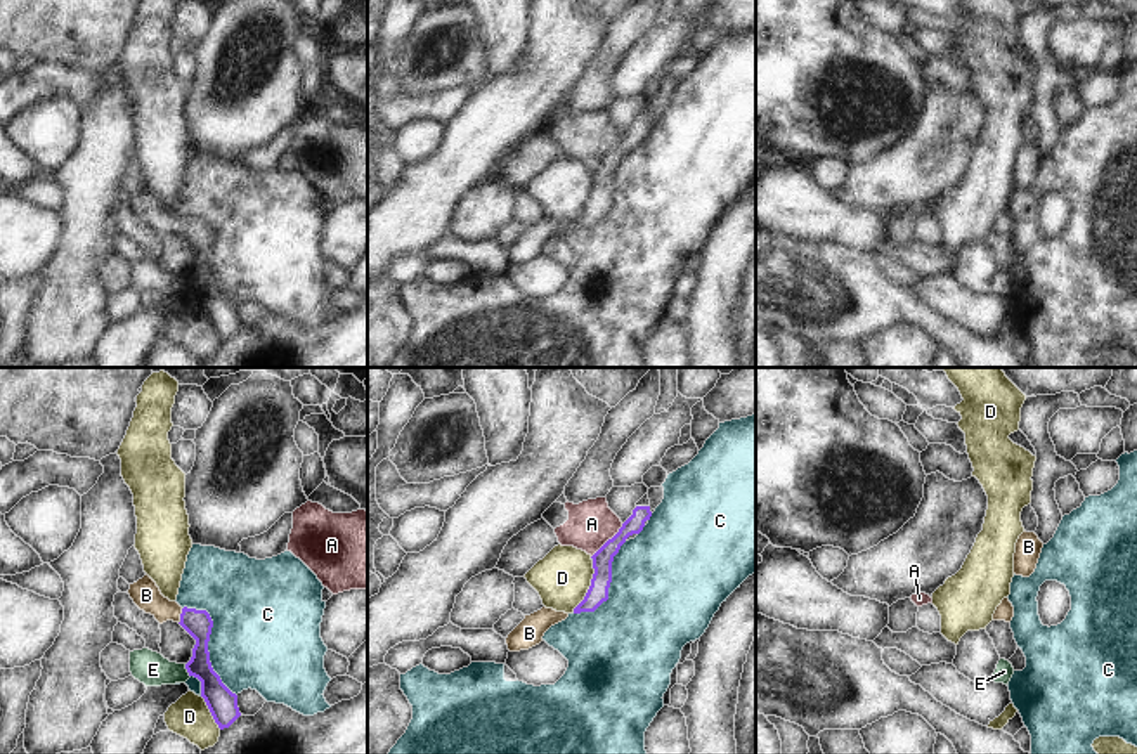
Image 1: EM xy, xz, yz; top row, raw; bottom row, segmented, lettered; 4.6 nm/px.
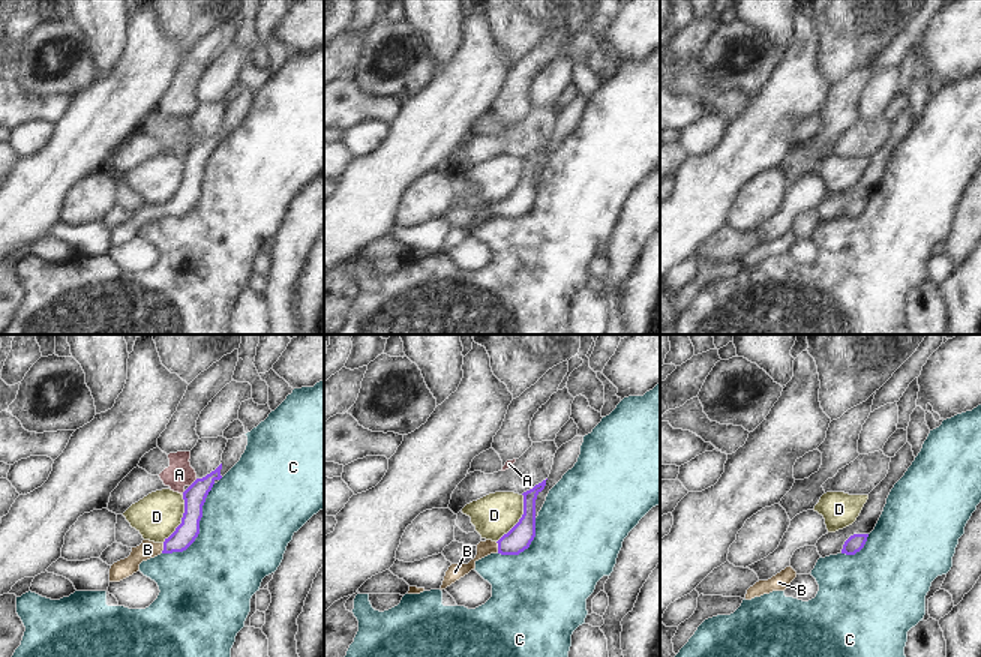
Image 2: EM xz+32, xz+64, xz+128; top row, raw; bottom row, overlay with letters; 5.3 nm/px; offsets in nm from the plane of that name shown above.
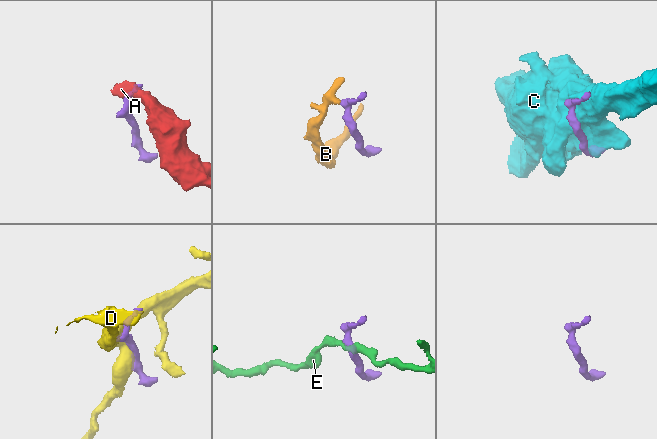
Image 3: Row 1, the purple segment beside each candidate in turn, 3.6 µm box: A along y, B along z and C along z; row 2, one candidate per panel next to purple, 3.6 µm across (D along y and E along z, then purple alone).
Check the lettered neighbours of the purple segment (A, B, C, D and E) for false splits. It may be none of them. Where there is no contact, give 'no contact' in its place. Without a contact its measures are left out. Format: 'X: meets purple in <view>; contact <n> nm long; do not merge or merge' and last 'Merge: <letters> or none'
A: meets purple in xz; contact 220 nm long; do not merge
B: meets purple in xy; contact 70 nm long; merge
C: meets purple in xy; contact 480 nm long; do not merge
D: meets purple in xz; contact 260 nm long; do not merge
E: meets purple in xy; contact 70 nm long; do not merge
Merge: B

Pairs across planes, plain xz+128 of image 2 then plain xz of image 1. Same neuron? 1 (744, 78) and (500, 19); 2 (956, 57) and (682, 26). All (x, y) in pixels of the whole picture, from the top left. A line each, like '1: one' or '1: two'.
1: two
2: two

